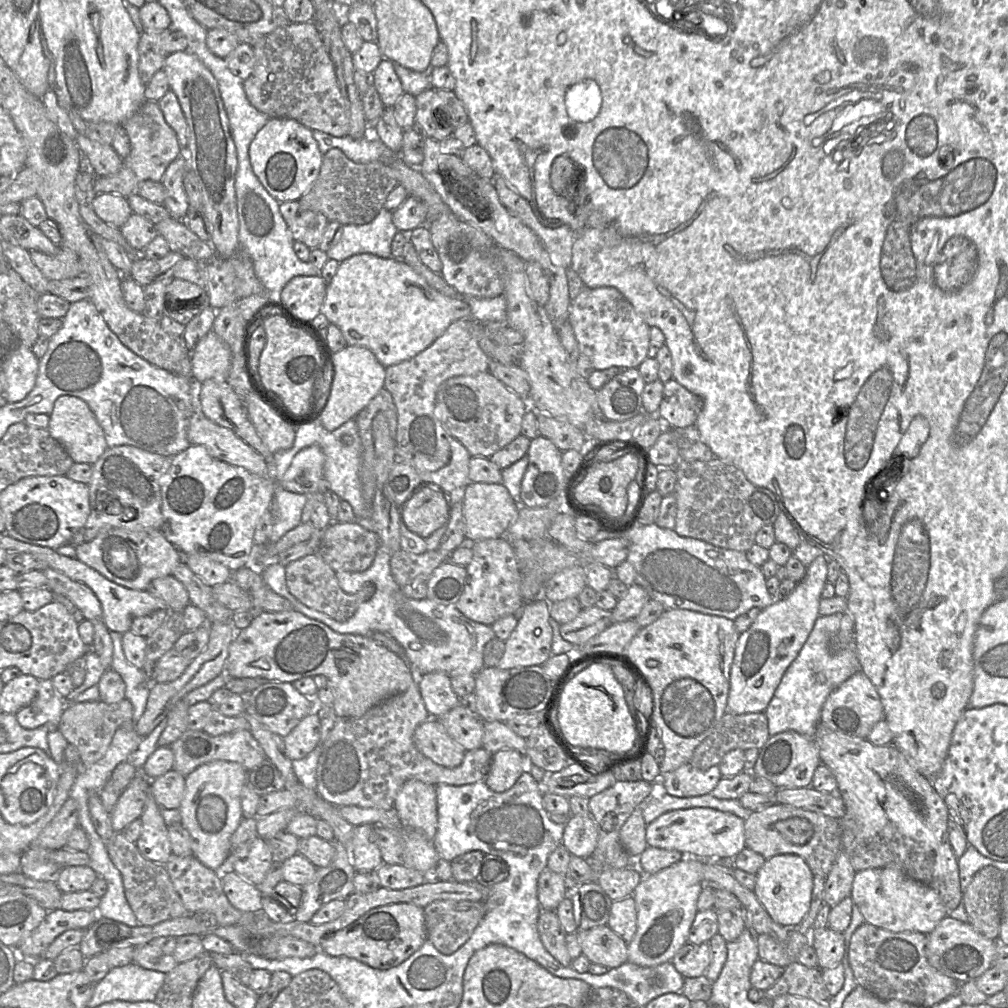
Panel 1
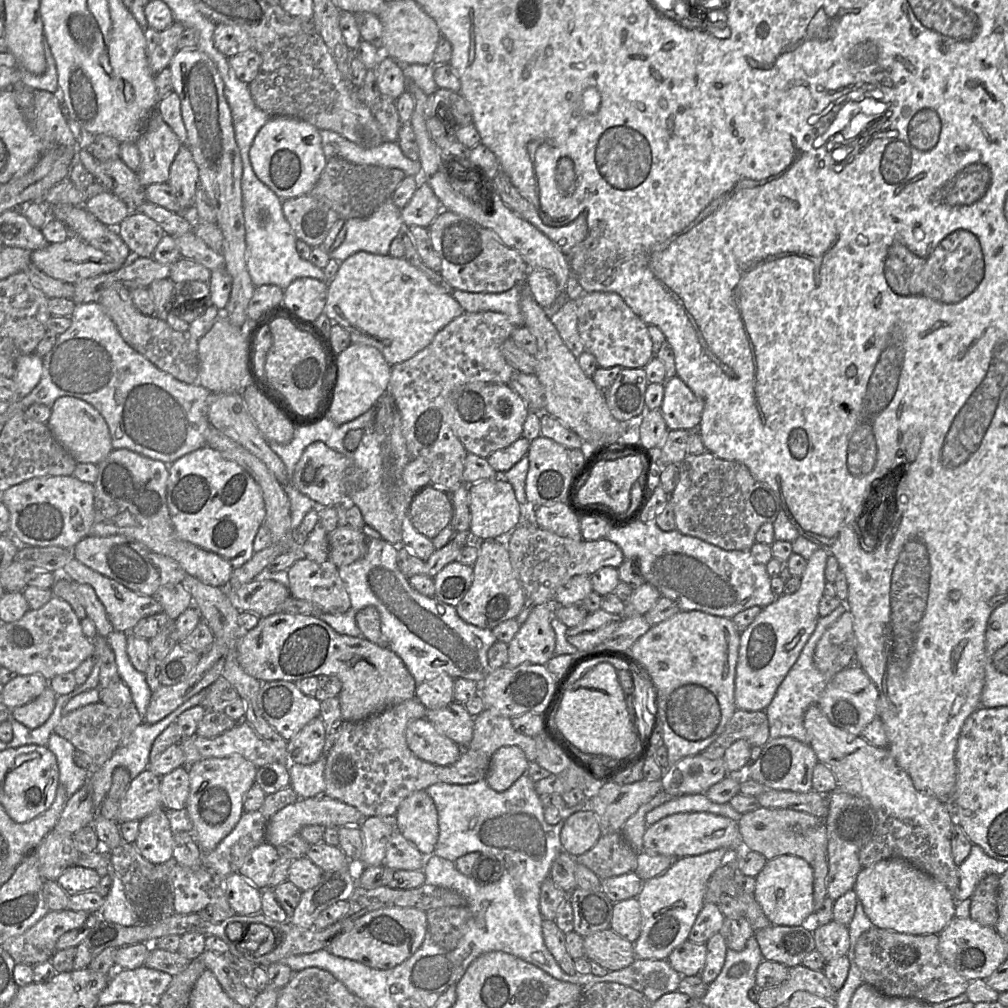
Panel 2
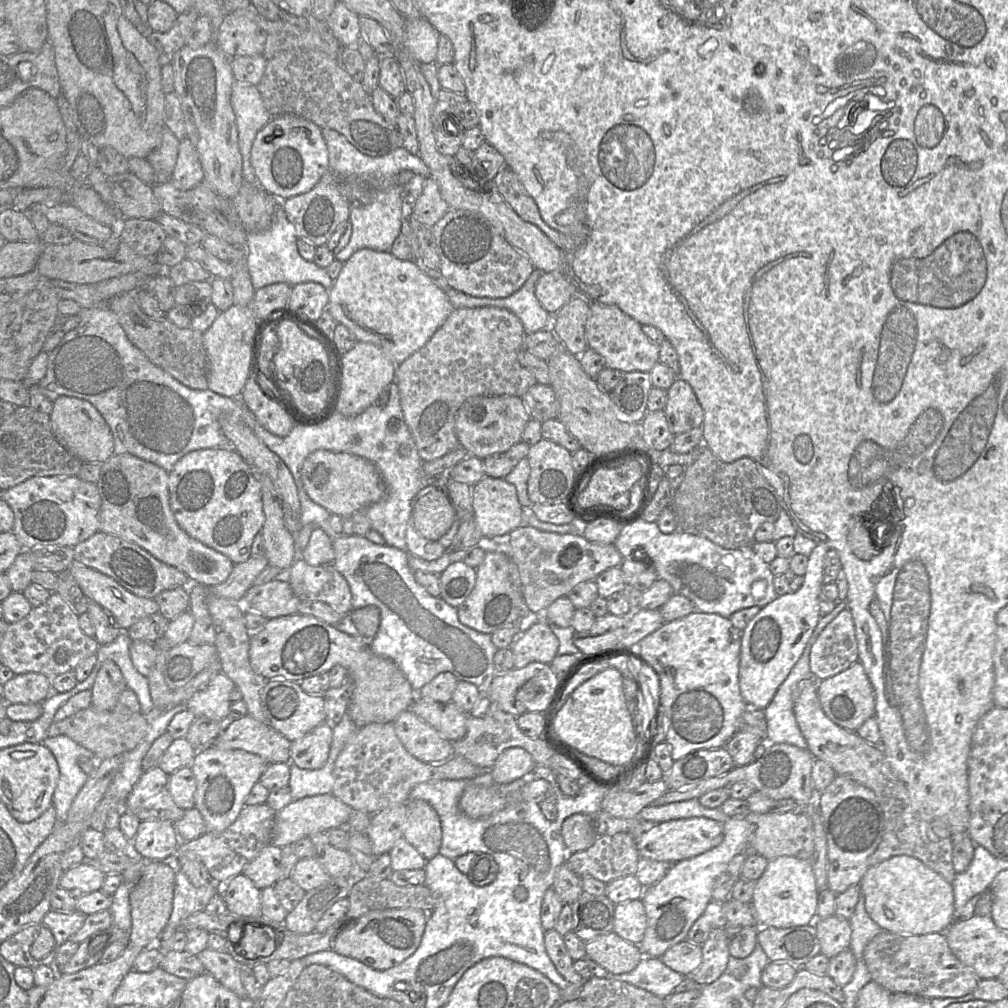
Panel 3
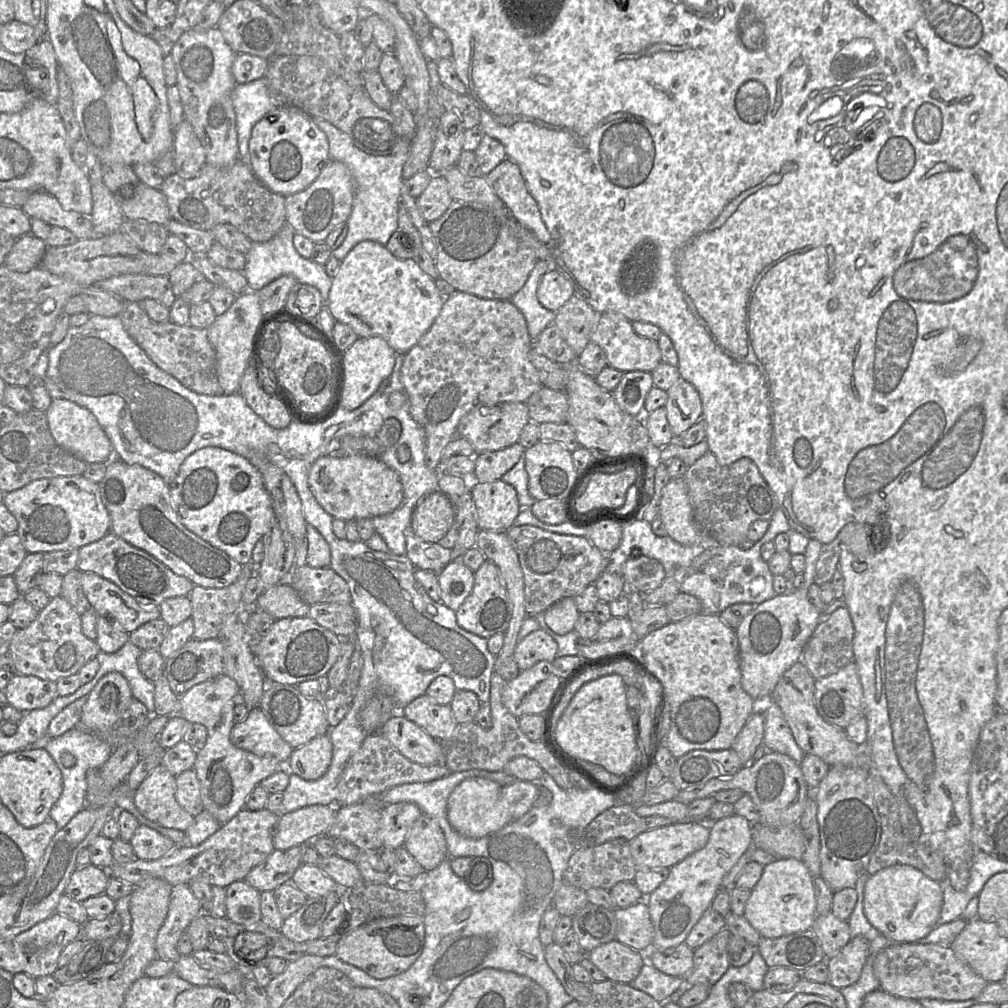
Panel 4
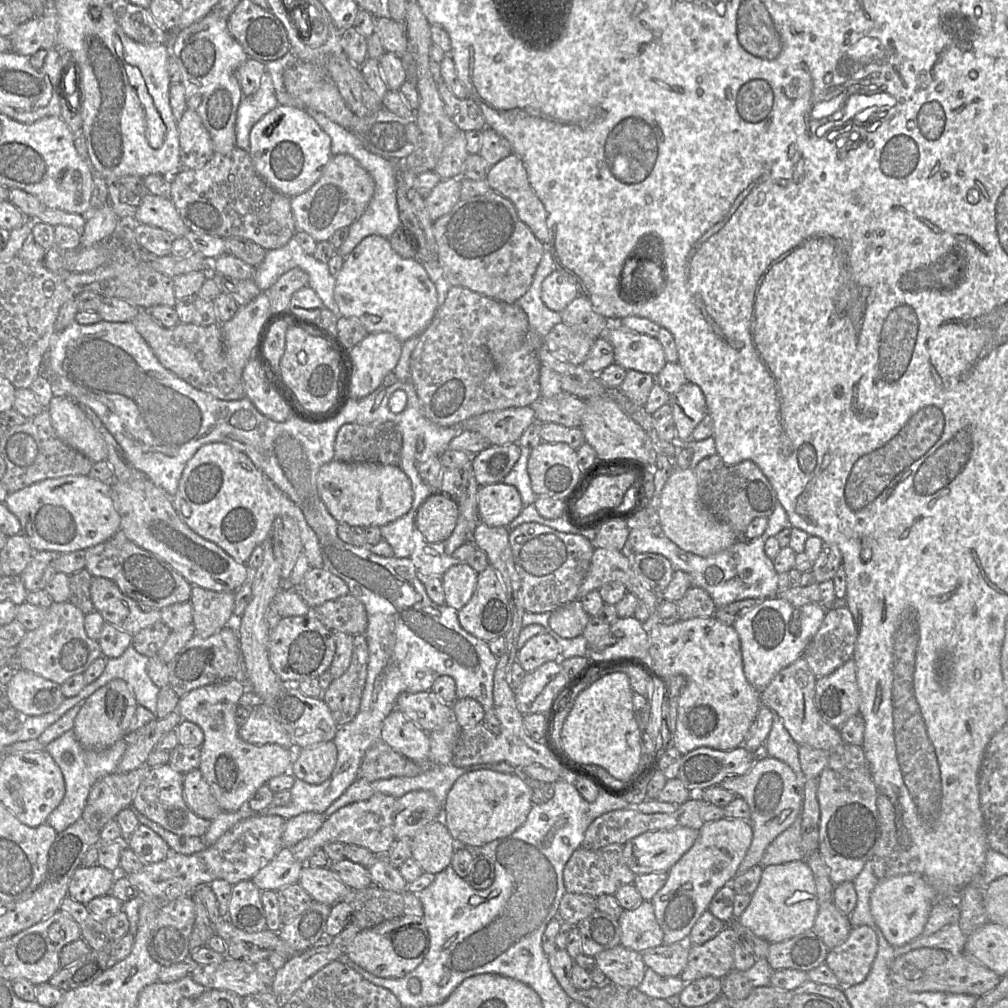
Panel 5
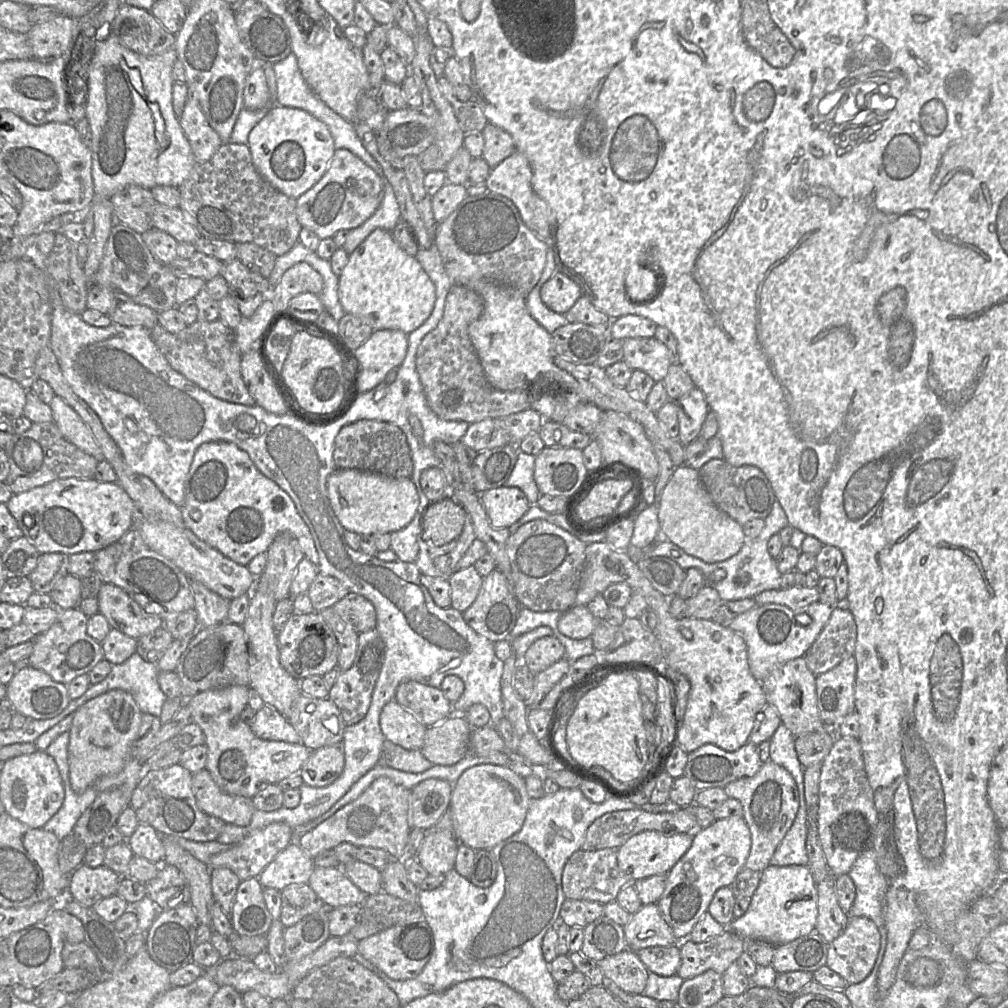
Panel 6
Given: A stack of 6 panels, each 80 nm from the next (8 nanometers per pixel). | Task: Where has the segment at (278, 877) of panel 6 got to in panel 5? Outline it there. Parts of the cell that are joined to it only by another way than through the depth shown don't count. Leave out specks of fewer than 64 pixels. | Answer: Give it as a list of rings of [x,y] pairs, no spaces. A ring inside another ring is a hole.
[[[282,847],[251,880],[261,891],[277,892],[287,885],[298,883],[305,864],[307,863],[301,863],[294,857],[292,847]]]

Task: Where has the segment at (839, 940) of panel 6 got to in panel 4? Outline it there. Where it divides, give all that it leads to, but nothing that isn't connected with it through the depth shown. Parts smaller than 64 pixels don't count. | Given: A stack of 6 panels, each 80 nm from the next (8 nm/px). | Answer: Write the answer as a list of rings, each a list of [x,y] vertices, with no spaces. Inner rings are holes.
[[[856,936],[834,957],[827,960],[829,983],[837,989],[855,984],[870,954],[870,945],[863,936]]]

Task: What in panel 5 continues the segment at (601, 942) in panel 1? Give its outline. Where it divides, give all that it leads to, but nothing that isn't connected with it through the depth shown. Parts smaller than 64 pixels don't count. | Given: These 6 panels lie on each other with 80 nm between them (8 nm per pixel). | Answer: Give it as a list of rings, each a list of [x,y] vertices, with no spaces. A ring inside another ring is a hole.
[[[619,944],[597,954],[595,962],[609,981],[616,985],[636,988],[643,980],[646,965],[642,953]]]

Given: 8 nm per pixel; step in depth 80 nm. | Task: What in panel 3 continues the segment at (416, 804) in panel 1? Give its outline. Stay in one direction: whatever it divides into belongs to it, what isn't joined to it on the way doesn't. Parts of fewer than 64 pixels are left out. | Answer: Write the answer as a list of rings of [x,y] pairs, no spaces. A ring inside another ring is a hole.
[[[409,800],[406,804],[403,838],[428,861],[439,854],[442,842],[439,815],[424,800]]]

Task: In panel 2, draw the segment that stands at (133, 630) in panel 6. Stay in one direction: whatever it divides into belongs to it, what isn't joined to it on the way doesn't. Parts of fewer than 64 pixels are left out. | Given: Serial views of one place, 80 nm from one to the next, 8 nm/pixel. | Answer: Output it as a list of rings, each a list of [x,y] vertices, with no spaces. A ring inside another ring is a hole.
[[[75,558],[71,559],[63,567],[59,575],[66,576],[73,582],[88,584],[94,589],[98,599],[105,608],[107,617],[114,631],[130,633],[132,628],[142,618],[163,612],[162,606],[153,598],[153,596],[133,592],[119,582],[92,570]]]

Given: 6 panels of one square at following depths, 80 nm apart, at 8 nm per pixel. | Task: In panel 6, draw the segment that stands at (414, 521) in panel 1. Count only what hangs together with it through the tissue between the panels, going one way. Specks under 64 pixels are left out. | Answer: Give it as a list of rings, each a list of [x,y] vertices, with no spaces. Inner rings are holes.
[[[450,495],[430,502],[422,517],[423,538],[434,546],[457,540],[467,518],[463,506]]]

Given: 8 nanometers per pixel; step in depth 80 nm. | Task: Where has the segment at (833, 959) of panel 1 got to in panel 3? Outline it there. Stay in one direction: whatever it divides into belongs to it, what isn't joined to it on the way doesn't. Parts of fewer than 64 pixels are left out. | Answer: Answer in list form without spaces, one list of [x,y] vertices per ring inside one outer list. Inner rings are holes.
[[[833,914],[830,917],[814,921],[821,954],[829,959],[839,955],[850,947],[852,929],[847,919]]]

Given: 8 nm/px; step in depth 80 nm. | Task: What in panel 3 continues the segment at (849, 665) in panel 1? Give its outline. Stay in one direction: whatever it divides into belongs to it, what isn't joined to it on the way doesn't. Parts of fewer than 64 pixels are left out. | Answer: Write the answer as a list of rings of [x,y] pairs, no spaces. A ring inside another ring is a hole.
[[[836,601],[835,608],[828,613],[827,615],[821,616],[813,633],[810,637],[809,642],[807,643],[801,657],[796,662],[796,664],[791,669],[789,675],[785,679],[785,681],[780,685],[777,692],[775,693],[773,699],[768,704],[768,706],[763,709],[763,712],[765,714],[766,719],[766,741],[767,743],[773,743],[773,744],[780,744],[780,743],[786,743],[793,746],[796,746],[800,749],[807,749],[808,745],[803,737],[794,715],[793,706],[796,699],[796,690],[797,686],[800,681],[805,679],[811,679],[813,678],[813,674],[810,670],[809,666],[809,654],[810,649],[818,635],[821,633],[821,631],[843,610],[847,609],[847,603],[846,601]]]

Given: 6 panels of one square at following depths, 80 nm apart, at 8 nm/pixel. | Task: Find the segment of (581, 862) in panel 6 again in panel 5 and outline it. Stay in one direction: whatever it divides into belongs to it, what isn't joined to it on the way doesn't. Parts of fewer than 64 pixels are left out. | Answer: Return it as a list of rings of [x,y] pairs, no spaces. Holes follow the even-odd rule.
[[[609,844],[597,850],[577,848],[569,858],[563,871],[566,892],[587,894],[598,897],[603,894],[614,895],[625,884],[633,884],[635,874],[628,867],[623,856],[622,844]]]

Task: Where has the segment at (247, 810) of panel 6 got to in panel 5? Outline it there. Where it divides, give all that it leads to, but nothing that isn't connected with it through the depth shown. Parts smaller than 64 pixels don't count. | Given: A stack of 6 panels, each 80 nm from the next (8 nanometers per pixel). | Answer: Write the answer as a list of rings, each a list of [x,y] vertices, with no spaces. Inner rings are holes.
[[[199,769],[184,774],[183,795],[189,808],[199,817],[212,820],[222,812]]]

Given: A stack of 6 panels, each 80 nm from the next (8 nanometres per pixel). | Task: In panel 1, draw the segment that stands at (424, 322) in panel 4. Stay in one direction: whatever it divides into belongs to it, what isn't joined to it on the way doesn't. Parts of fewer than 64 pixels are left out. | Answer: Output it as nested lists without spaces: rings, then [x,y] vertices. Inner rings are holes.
[[[371,253],[355,254],[340,262],[327,285],[321,313],[330,324],[341,330],[348,346],[368,348],[385,368],[415,357],[440,337],[453,322],[472,317],[470,306],[461,296],[454,298],[441,294],[403,259],[382,258]]]

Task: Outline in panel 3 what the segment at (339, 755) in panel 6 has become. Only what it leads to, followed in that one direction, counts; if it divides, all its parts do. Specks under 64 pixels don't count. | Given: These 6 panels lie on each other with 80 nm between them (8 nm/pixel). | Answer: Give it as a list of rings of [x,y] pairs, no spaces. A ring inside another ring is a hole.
[[[323,722],[300,739],[291,742],[290,764],[302,769],[319,769],[327,762],[332,744],[332,728]]]

